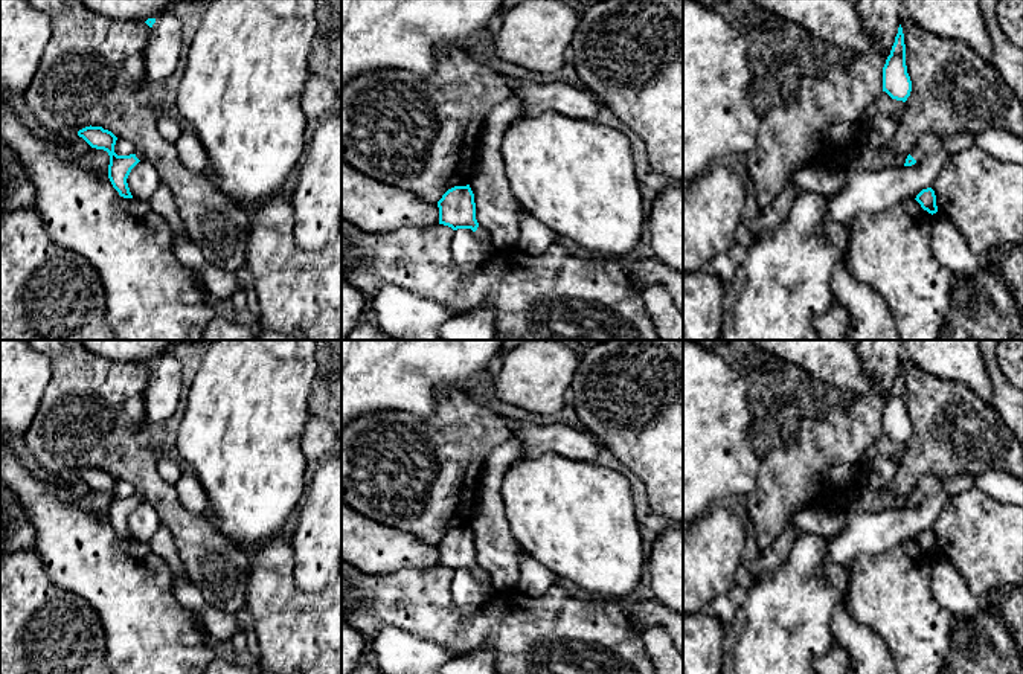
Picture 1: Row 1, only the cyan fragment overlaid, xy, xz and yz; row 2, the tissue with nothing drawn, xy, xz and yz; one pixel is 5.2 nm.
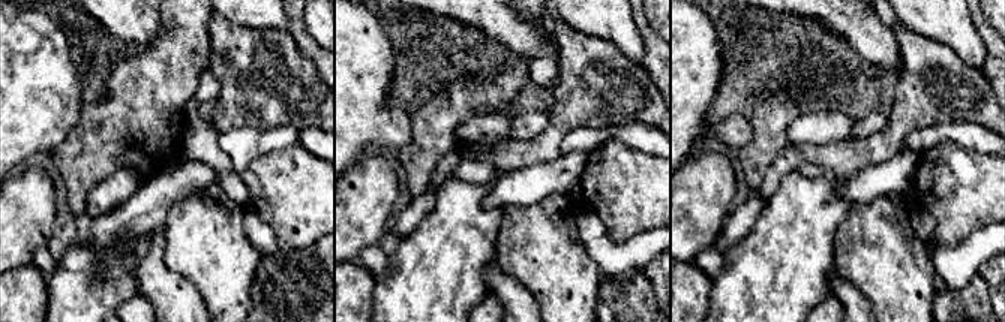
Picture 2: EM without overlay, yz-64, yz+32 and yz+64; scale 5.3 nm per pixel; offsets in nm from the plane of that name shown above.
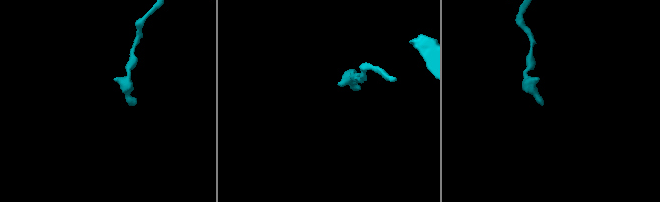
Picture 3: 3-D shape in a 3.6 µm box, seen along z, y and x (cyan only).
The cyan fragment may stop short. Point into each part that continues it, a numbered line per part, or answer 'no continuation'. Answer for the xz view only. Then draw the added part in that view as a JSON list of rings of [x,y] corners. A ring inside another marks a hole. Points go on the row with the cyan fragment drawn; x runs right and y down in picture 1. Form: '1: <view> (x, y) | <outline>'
1: xz (482, 234) | [[[479,226],[477,230],[474,232],[474,235],[485,242],[485,246],[483,246],[483,261],[489,259],[494,249],[495,249],[491,242],[489,232],[485,227]]]

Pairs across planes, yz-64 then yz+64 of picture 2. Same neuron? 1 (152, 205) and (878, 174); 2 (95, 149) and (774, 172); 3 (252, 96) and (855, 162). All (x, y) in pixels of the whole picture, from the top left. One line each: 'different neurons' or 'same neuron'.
1: same neuron
2: different neurons
3: same neuron

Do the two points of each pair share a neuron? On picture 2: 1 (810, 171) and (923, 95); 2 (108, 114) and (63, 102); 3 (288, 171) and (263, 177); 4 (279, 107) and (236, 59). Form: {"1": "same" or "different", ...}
{"1": "different", "2": "different", "3": "same", "4": "same"}

